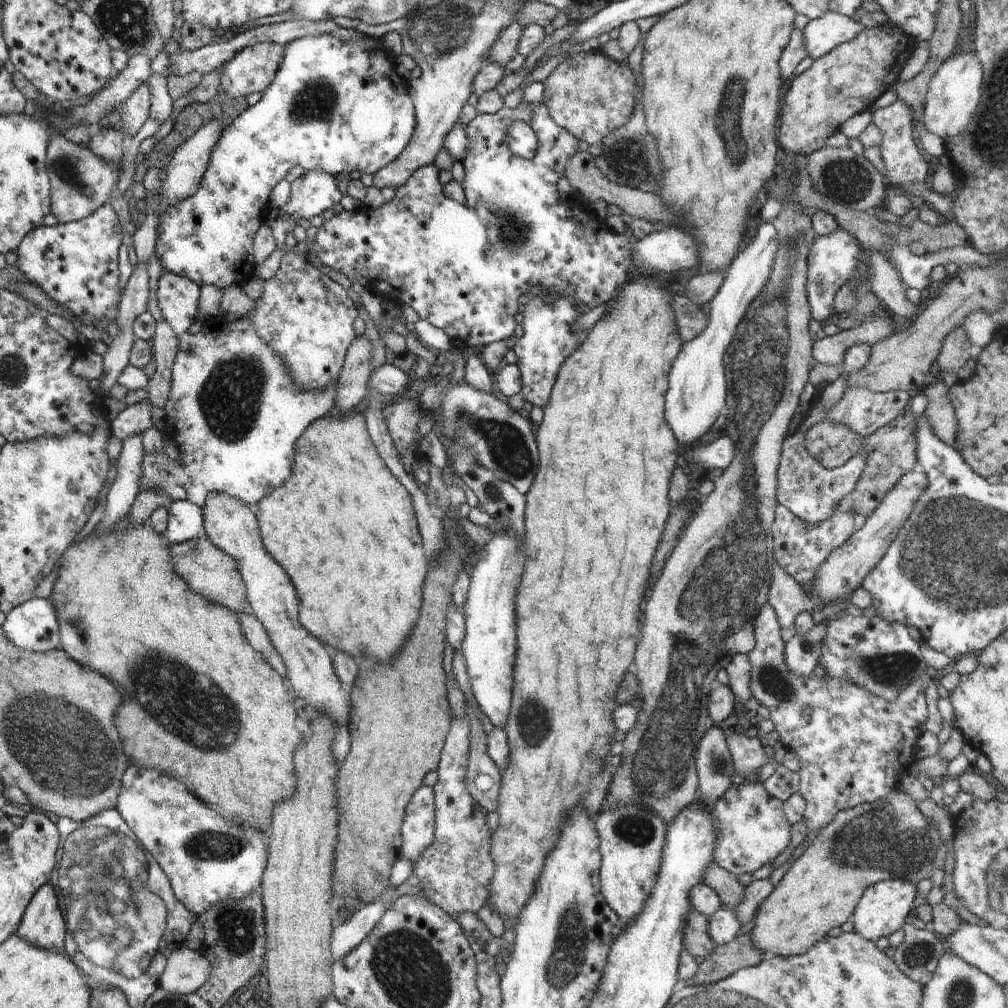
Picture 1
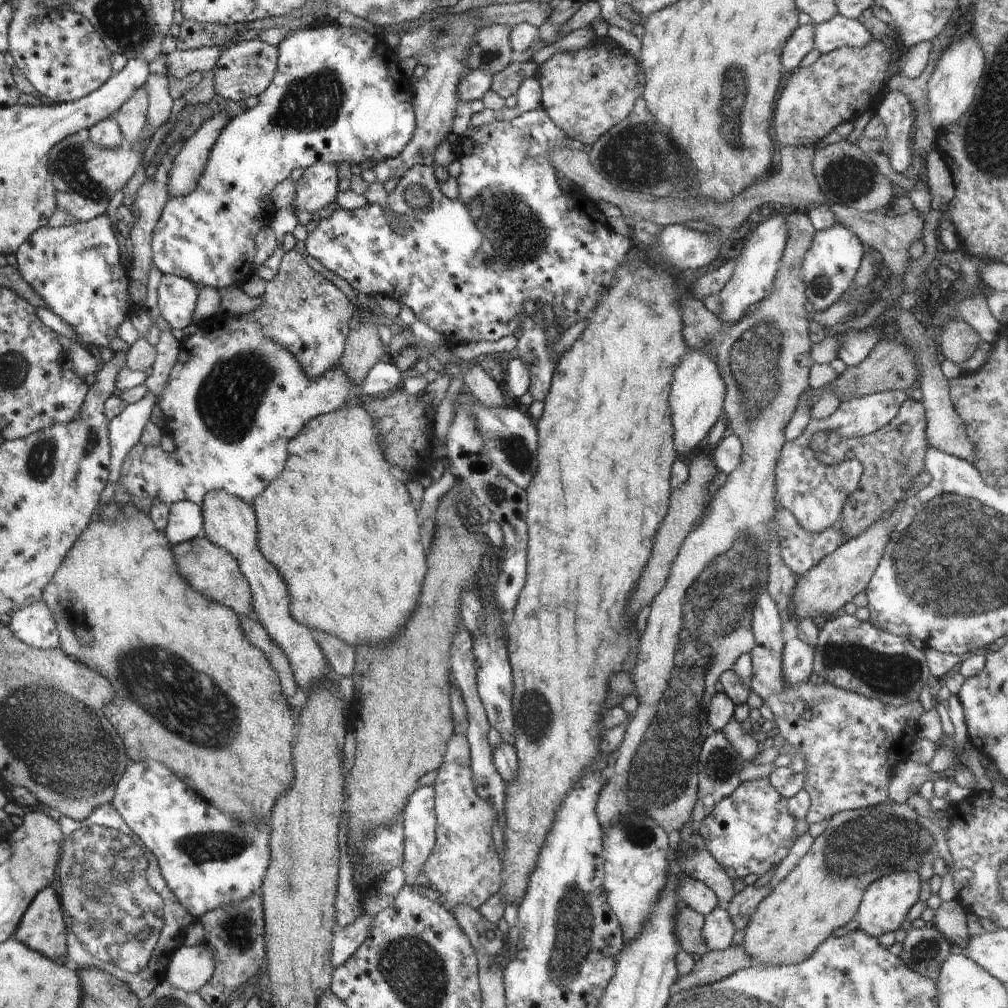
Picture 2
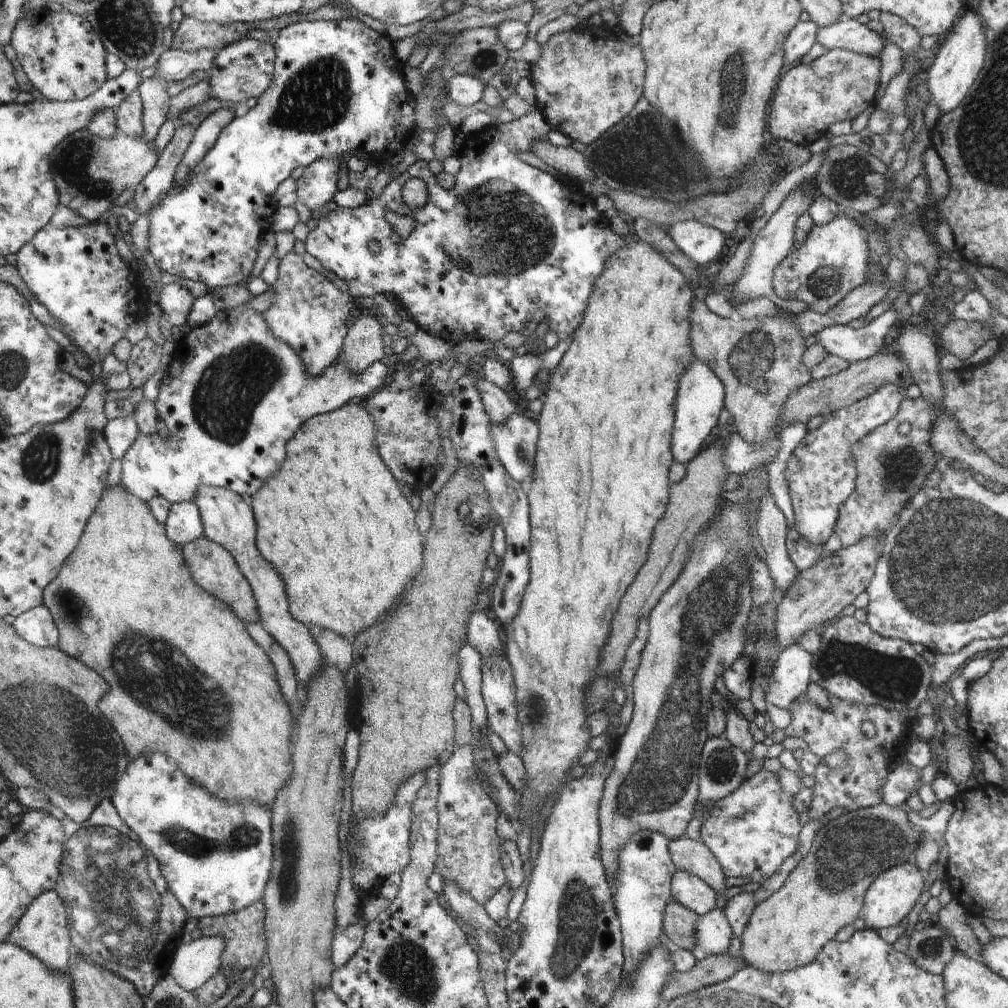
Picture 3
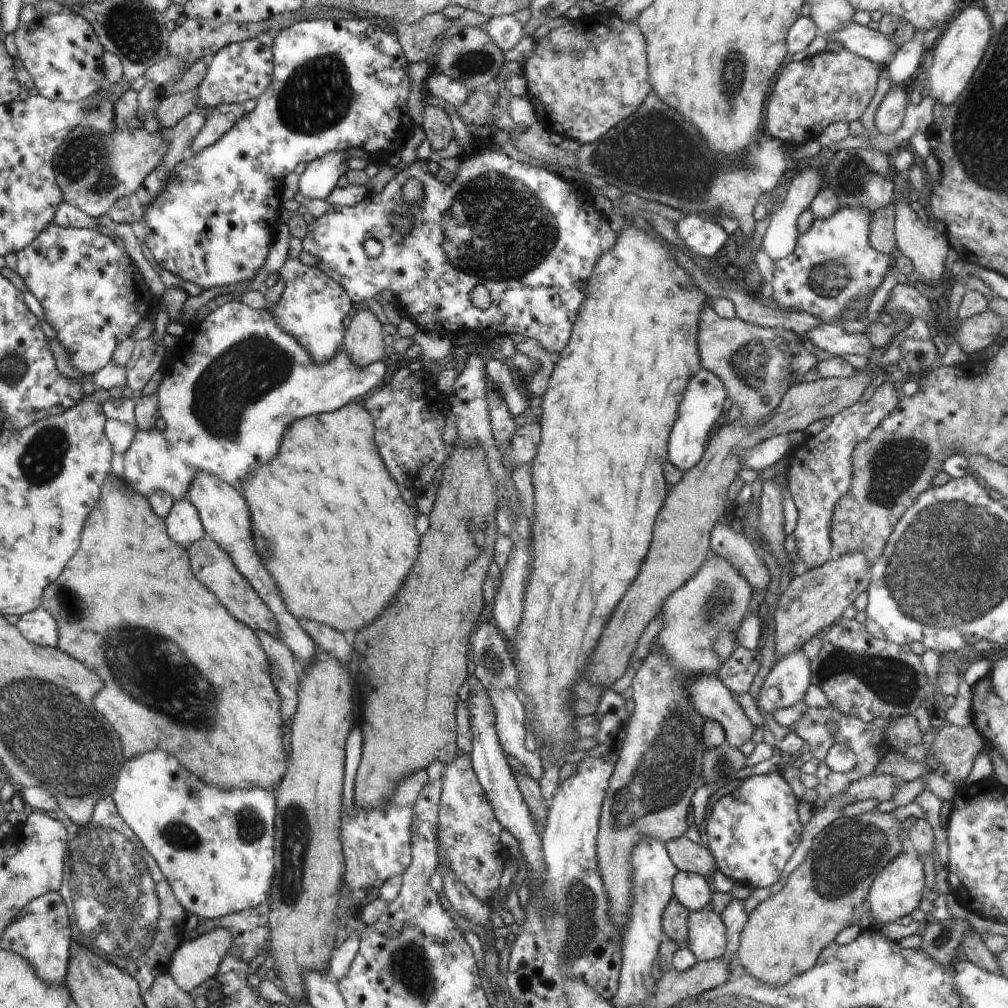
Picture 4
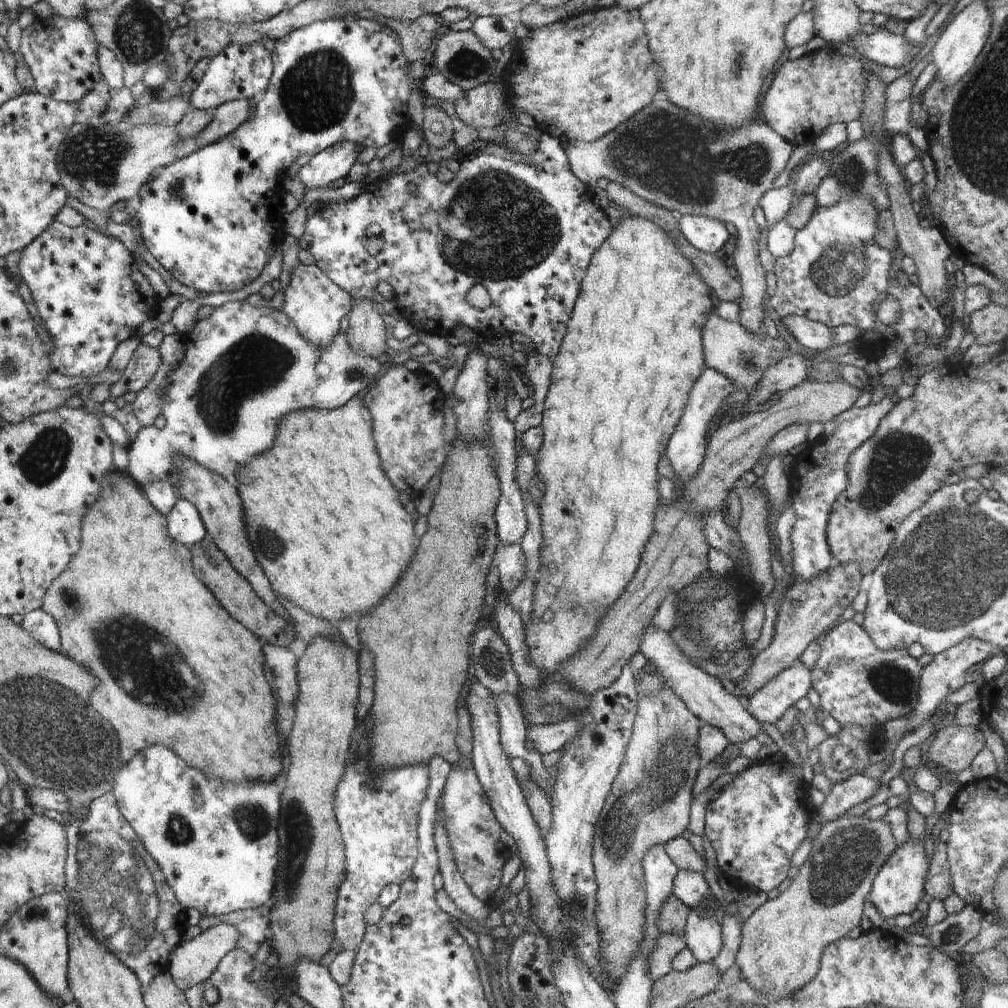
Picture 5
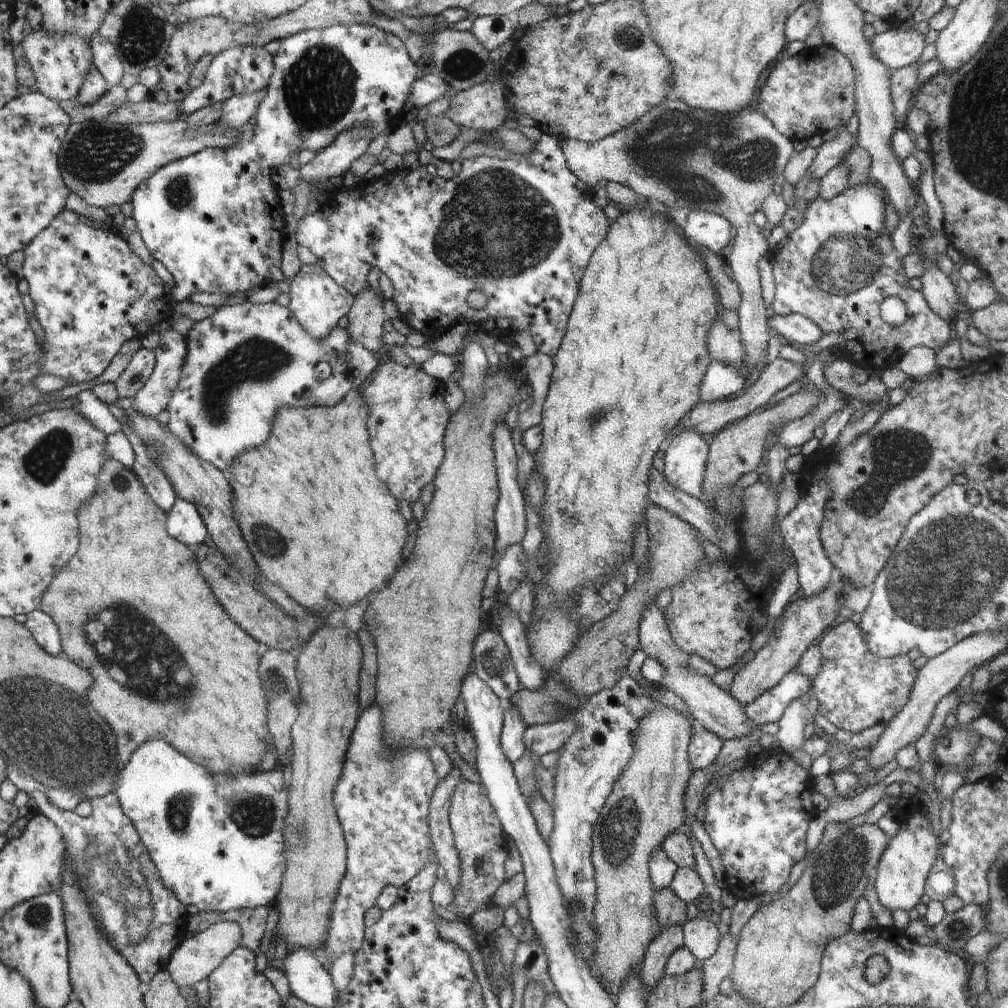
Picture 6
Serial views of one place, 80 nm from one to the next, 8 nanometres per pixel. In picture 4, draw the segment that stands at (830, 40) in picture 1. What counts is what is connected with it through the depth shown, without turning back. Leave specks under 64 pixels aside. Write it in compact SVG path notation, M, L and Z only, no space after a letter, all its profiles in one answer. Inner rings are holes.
M855 22L830 34L831 36L826 39L834 38L846 50L877 63L879 66L887 65L899 49L899 46L882 32Z

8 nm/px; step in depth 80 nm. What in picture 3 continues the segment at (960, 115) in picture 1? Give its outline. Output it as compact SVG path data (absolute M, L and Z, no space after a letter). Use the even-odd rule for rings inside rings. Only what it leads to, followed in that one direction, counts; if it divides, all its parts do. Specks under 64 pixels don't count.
M968 9L954 30L948 34L946 42L940 46L938 54L928 69L926 85L930 92L931 102L938 107L940 114L952 114L964 100L972 82L978 77L978 72L986 60L986 38L982 18L973 9Z

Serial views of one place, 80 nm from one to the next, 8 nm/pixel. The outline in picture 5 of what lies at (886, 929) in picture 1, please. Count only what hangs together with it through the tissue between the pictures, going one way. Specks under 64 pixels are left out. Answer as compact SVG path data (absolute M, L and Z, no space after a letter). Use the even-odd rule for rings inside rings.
M908 837L890 853L880 867L871 886L869 896L884 919L893 920L899 914L910 914L925 894L925 880L929 871L929 858L924 851L924 841Z

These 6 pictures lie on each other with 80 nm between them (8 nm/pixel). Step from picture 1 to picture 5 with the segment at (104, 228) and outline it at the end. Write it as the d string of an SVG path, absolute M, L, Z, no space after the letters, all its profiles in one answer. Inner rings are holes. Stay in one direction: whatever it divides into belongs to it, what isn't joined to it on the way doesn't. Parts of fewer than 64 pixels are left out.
M54 221L44 234L34 239L21 251L19 260L20 280L26 283L35 304L39 320L50 334L54 343L53 368L66 376L93 377L107 370L110 359L120 342L136 334L136 330L146 322L152 312L159 308L154 289L140 292L140 284L145 276L134 266L134 256L124 248L120 239L94 232L86 224L68 227Z

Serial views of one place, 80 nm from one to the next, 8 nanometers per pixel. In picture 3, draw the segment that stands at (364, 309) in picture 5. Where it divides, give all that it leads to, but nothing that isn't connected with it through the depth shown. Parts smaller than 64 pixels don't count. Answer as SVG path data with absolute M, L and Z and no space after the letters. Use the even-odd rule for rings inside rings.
M365 311L347 332L342 362L360 375L368 366L382 360L388 351L383 346L383 335L383 327L373 317L373 312Z

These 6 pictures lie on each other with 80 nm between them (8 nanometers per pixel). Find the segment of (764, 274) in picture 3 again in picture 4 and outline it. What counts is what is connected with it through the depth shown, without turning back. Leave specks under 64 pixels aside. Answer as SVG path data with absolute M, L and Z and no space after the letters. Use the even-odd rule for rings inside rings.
M802 168L790 177L786 198L784 198L782 206L771 215L770 222L760 242L760 249L772 260L782 260L794 252L799 237L796 226L798 217L812 204L812 200L816 198L822 188L821 185L822 173L817 168Z

